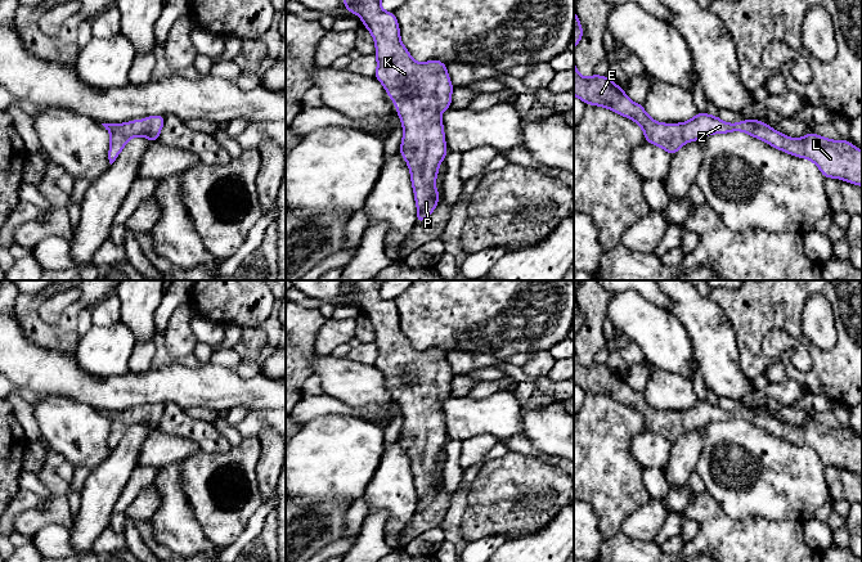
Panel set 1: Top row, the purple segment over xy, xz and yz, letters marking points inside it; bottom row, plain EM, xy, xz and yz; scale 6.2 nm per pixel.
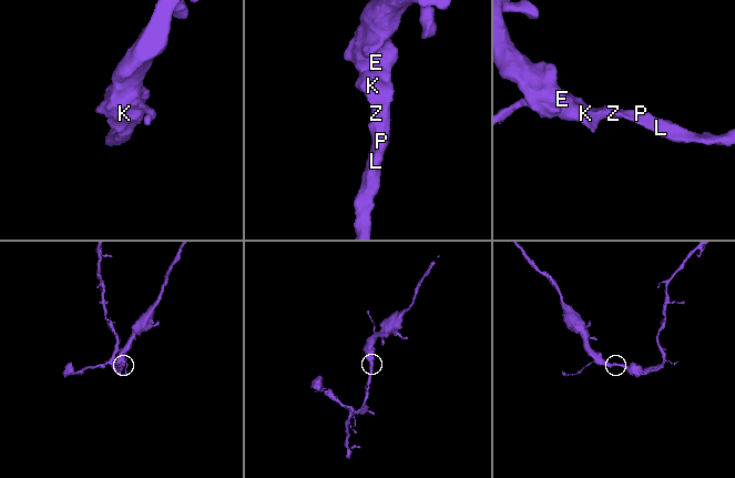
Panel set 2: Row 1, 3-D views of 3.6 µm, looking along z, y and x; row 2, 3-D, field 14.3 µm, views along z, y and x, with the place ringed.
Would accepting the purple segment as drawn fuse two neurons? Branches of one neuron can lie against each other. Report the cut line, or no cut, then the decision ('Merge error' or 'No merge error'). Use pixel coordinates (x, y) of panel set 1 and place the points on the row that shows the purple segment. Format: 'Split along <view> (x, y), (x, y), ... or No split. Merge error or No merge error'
No split. No merge error

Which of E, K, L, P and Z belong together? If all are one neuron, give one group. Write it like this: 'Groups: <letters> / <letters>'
Groups: E K L P Z

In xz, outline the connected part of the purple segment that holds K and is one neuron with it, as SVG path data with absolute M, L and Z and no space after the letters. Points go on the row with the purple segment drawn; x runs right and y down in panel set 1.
M344 0L347 12L358 14L376 42L377 78L391 100L403 125L403 140L399 153L405 158L417 204L417 221L422 224L436 208L441 194L435 181L439 166L446 157L448 148L444 135L441 112L452 108L454 86L446 71L446 63L432 59L425 63L414 62L400 40L400 30L395 13L381 9L381 0Z

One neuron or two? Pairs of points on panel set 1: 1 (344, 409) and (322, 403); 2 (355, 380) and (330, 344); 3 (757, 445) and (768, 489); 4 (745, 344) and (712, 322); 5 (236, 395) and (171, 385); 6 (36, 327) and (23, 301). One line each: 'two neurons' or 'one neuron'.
1: one neuron
2: two neurons
3: one neuron
4: two neurons
5: one neuron
6: one neuron

